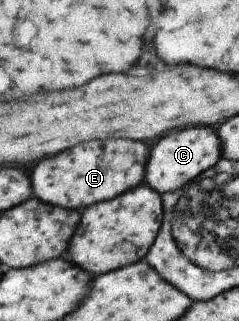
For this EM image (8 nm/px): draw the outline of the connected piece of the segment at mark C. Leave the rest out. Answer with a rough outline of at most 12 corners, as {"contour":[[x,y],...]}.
{"contour":[[214,127],[162,137],[146,184],[175,192],[213,168],[223,149]]}

